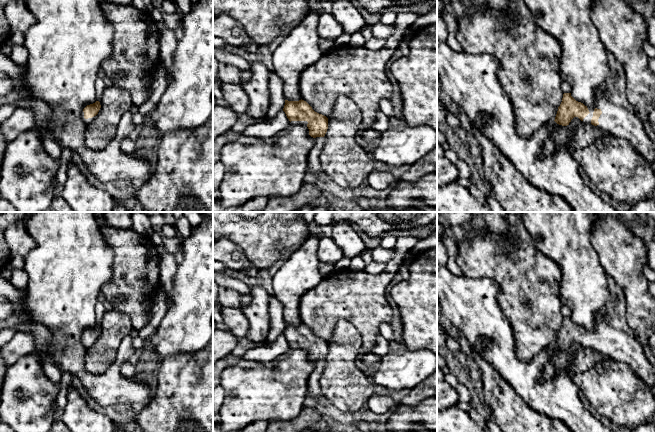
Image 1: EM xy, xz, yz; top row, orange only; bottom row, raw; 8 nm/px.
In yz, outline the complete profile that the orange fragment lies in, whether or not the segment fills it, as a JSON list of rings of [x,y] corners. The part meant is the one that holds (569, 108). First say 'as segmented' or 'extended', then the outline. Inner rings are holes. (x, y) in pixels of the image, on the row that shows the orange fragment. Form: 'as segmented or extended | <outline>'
extended | [[[564,93],[554,121],[567,126],[574,117],[626,139],[648,161],[655,162],[653,138],[646,134],[643,122],[634,111],[618,106],[606,97],[600,97],[594,107],[587,107],[576,101],[571,93]]]

